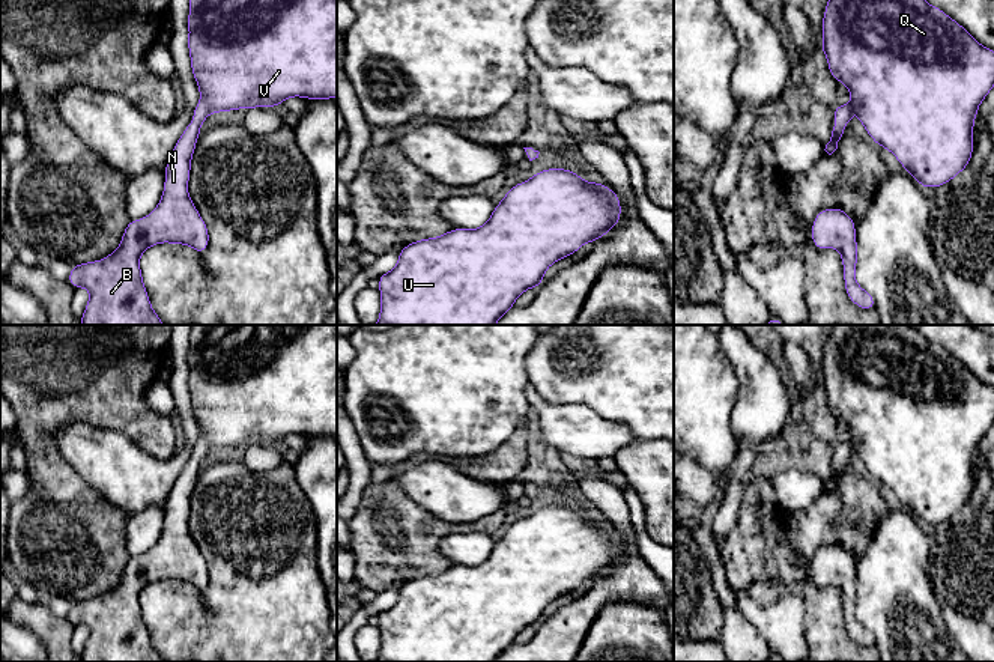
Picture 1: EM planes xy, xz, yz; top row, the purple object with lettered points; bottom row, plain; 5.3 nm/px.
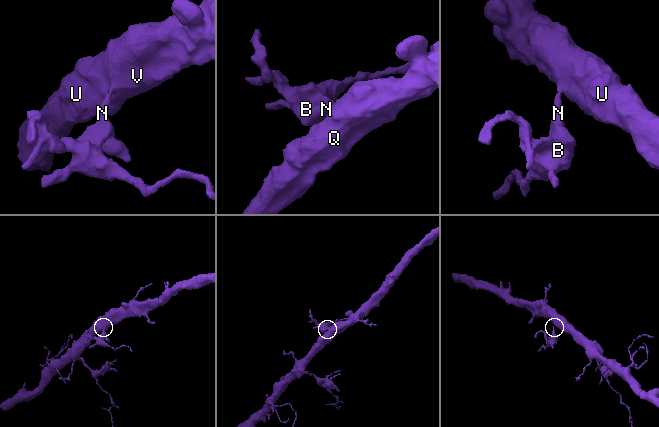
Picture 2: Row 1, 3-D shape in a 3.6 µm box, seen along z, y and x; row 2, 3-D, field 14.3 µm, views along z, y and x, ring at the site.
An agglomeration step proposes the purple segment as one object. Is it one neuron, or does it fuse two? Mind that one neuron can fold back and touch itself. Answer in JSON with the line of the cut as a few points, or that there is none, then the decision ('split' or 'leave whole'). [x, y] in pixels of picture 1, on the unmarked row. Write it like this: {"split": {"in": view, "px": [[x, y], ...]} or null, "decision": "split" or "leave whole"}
{"split": null, "decision": "leave whole"}

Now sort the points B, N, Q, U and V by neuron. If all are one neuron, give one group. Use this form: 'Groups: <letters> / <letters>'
Groups: B N Q U V

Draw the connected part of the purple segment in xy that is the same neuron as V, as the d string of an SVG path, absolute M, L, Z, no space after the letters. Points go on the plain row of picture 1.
M191 325L188 367L191 408L200 427L192 459L186 462L167 496L162 534L156 545L147 554L128 560L116 588L101 597L72 603L68 620L74 626L86 624L90 630L80 656L81 662L165 662L150 642L140 608L140 593L149 584L162 579L188 582L200 591L209 582L208 563L189 536L188 519L200 463L211 450L263 442L272 445L293 433L337 435L337 325Z

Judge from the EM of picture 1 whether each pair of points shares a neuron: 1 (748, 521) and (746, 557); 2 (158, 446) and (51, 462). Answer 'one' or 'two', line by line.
1: one
2: one

